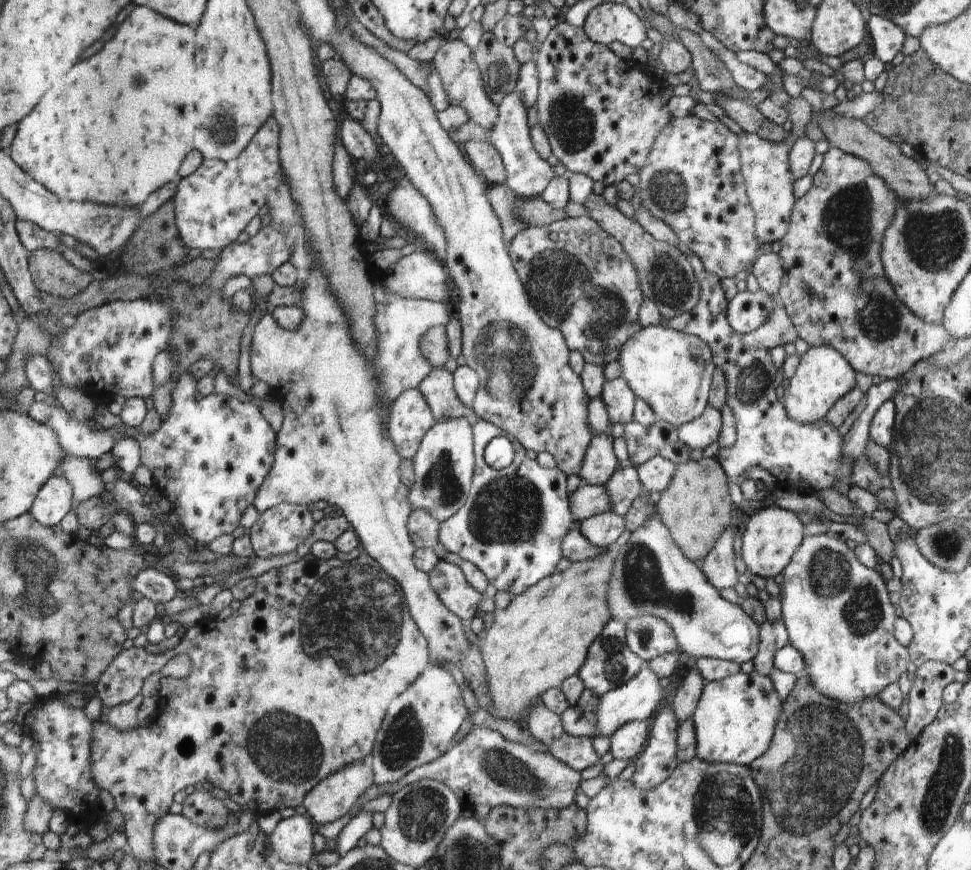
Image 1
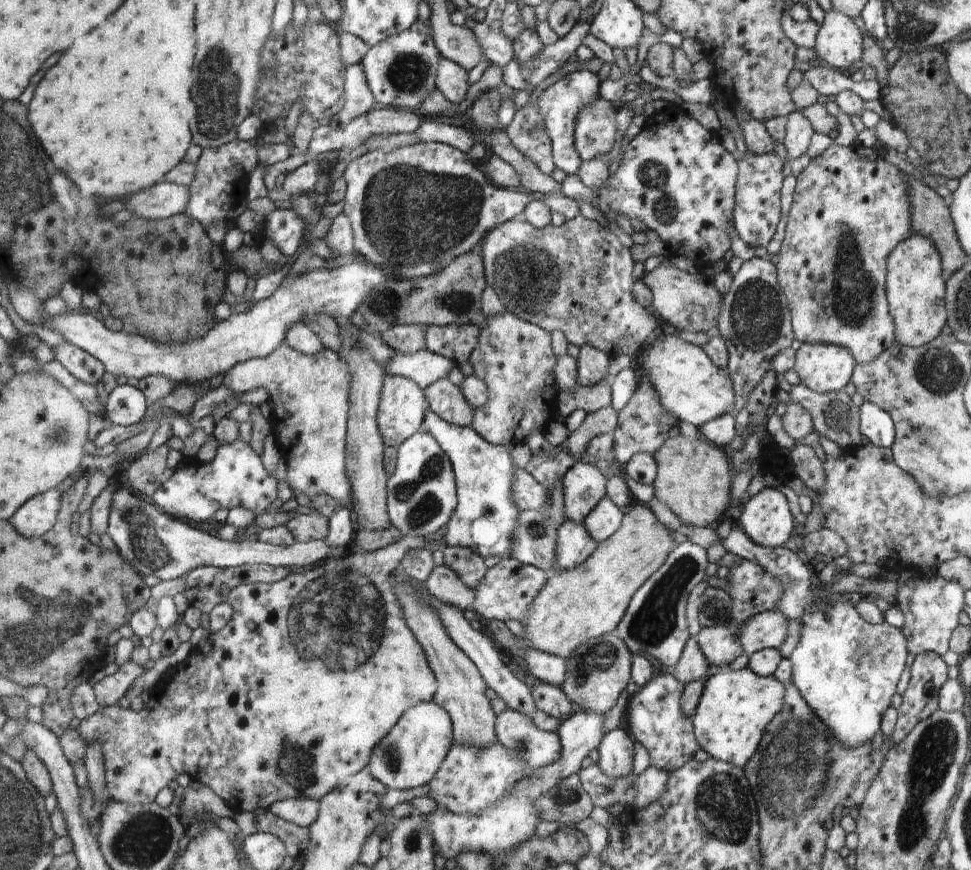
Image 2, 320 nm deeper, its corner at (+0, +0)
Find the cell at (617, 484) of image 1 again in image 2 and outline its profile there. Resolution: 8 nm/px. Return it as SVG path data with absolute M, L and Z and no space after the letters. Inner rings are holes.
M606 497L586 515L583 525L598 544L610 538L620 528L624 515L618 505Z

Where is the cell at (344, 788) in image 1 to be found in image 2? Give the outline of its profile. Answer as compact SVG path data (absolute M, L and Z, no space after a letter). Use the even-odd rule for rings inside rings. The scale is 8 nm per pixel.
M309 795L276 801L269 806L274 816L302 828L313 824L319 808L319 801L312 800Z

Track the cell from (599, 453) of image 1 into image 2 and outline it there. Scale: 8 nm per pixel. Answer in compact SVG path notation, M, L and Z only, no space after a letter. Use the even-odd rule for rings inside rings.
M580 460L561 478L563 486L564 522L584 522L586 515L602 500L608 478L594 465Z

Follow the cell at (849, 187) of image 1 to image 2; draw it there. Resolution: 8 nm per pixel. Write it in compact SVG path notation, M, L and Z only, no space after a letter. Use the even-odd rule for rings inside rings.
M832 143L819 157L811 159L808 166L796 177L793 201L787 216L785 238L778 253L779 262L775 267L777 268L777 281L790 307L791 325L798 342L821 342L846 347L858 363L867 363L884 353L896 341L896 327L893 325L893 315L890 314L886 298L885 278L888 255L896 245L910 236L910 196L908 196L908 188L904 180L910 180L910 178L904 176L904 173L900 172L894 164L878 156L872 147L866 150L859 148L858 145L845 147L836 143Z

